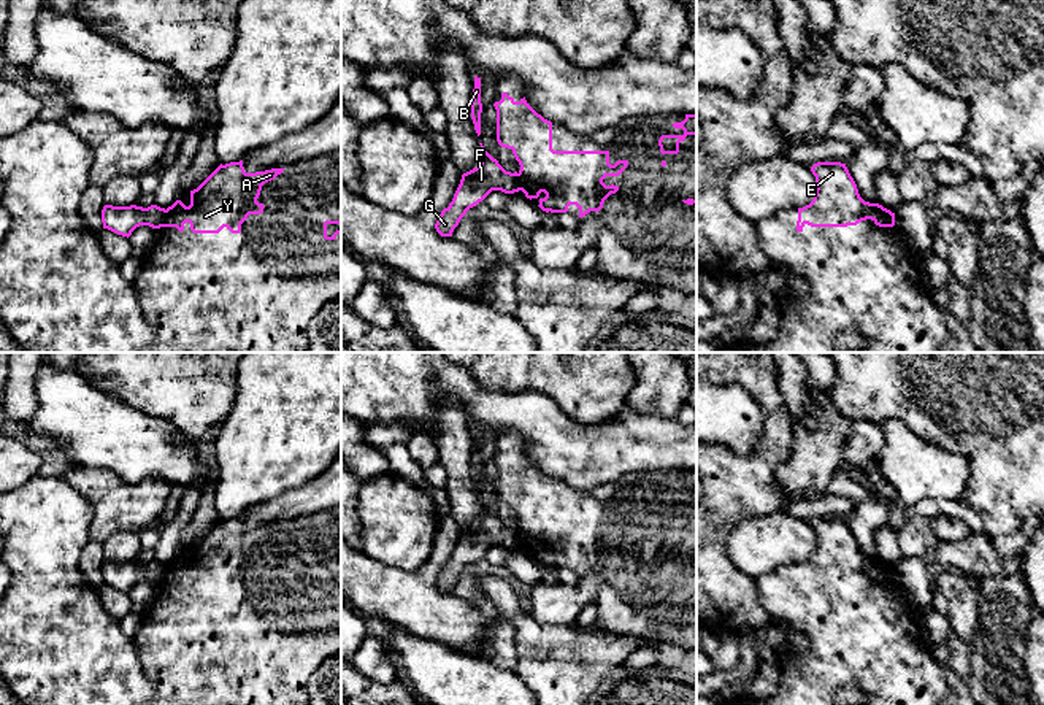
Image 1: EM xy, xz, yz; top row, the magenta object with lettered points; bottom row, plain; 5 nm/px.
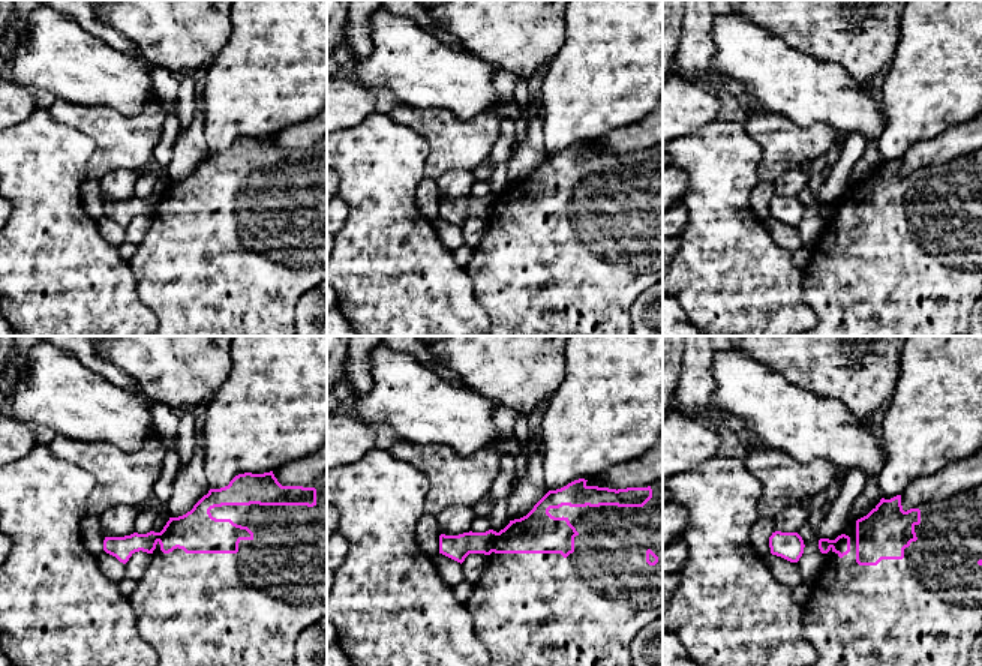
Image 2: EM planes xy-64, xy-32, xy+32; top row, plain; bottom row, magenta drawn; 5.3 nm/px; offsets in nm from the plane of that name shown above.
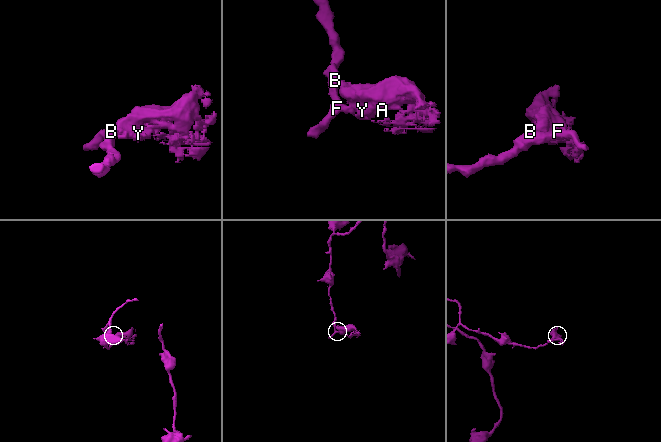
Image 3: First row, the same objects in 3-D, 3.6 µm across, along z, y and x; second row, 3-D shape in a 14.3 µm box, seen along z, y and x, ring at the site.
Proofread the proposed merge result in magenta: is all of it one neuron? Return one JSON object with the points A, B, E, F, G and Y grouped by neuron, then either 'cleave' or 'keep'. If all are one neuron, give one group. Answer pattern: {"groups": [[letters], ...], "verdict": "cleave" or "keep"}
{"groups": [["A", "E", "Y"], ["B", "F", "G"]], "verdict": "cleave"}

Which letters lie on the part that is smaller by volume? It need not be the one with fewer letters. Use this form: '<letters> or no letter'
A, E, Y

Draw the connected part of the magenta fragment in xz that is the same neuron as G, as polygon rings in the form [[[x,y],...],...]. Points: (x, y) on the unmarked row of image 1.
[[[481,500],[481,519],[463,529],[452,557],[444,564],[435,580],[441,592],[452,592],[454,584],[466,567],[482,557],[492,546],[514,549],[520,546],[517,527],[506,527]]]

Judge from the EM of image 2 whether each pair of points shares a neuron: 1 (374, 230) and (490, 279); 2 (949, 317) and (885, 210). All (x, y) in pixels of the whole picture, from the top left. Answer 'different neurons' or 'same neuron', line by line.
1: different neurons
2: same neuron

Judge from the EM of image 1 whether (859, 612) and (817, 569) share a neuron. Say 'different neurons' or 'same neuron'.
same neuron

